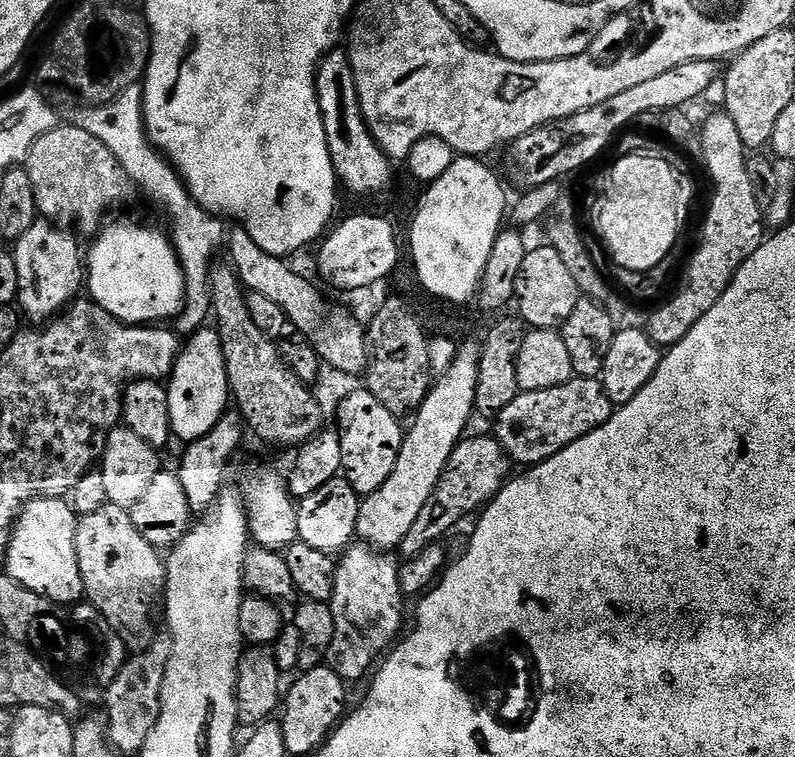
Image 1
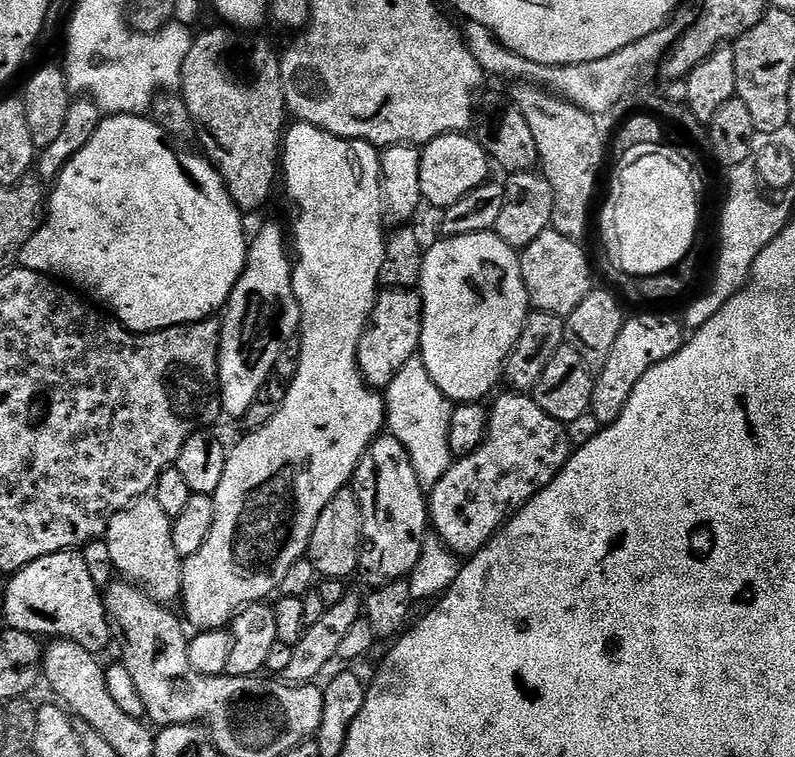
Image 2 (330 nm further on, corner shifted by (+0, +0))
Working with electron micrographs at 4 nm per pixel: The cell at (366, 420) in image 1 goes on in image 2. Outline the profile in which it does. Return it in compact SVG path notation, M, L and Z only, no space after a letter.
M381 434L371 444L367 454L356 467L354 491L360 502L364 515L364 539L367 547L372 547L372 553L367 553L366 564L372 567L372 572L384 582L403 580L411 577L418 566L418 558L422 558L424 543L430 538L430 500L426 495L425 485L418 478L418 470L414 470L414 462L402 446L397 436Z

